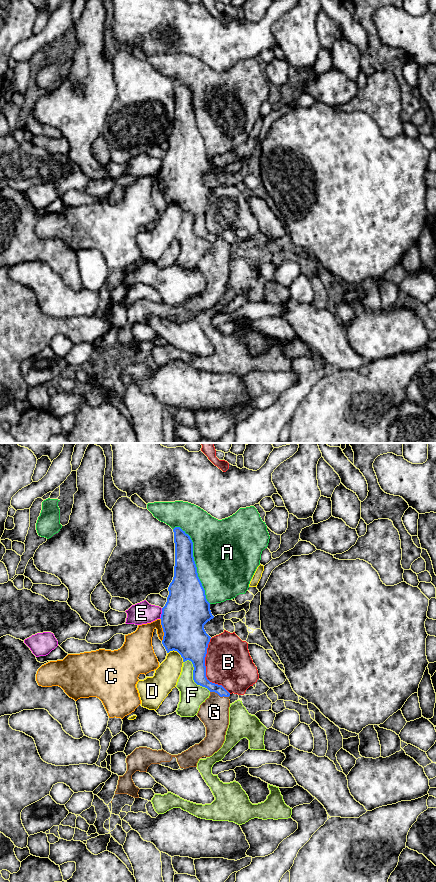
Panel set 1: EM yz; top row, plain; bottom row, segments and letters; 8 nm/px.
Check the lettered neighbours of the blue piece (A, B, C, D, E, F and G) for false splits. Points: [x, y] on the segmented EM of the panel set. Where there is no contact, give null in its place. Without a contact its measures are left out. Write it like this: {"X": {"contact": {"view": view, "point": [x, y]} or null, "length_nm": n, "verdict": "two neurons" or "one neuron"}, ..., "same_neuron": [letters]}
{"A": {"contact": {"view": "yz", "point": [194, 563]}, "length_nm": 700, "verdict": "two neurons"}, "B": {"contact": {"view": "yz", "point": [205, 670]}, "length_nm": 480, "verdict": "two neurons"}, "C": {"contact": {"view": "yz", "point": [163, 629]}, "length_nm": 180, "verdict": "two neurons"}, "D": {"contact": {"view": "yz", "point": [177, 651]}, "length_nm": 160, "verdict": "two neurons"}, "E": {"contact": {"view": "yz", "point": [162, 613]}, "length_nm": 90, "verdict": "two neurons"}, "F": {"contact": {"view": "yz", "point": [193, 677]}, "length_nm": 320, "verdict": "two neurons"}, "G": {"contact": {"view": "yz", "point": [219, 695]}, "length_nm": 160, "verdict": "one neuron"}, "same_neuron": ["G"]}

